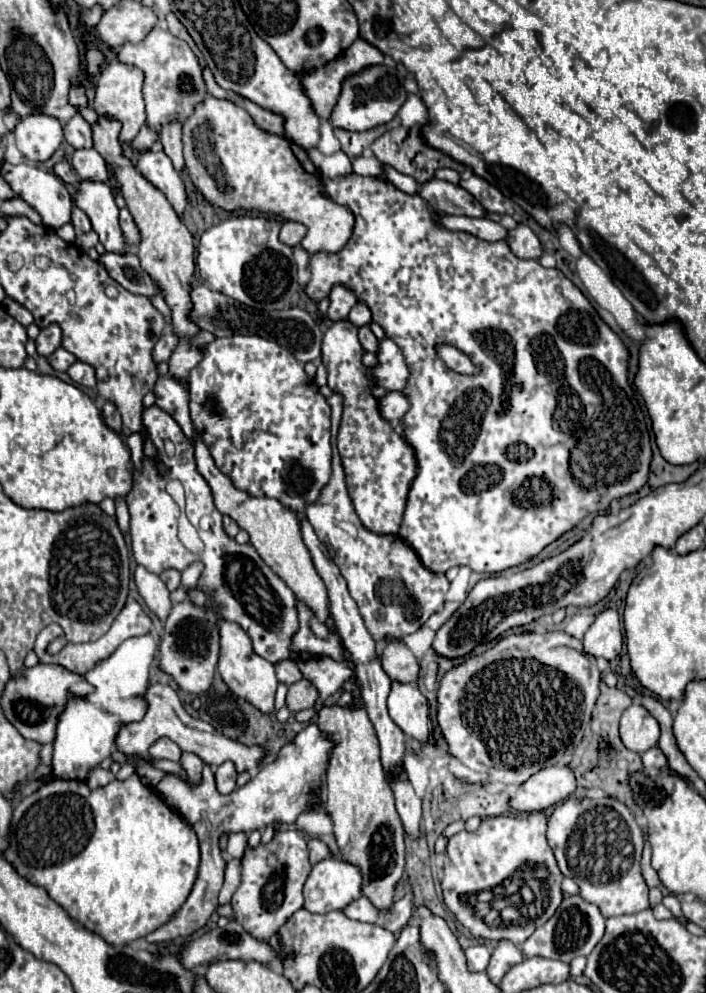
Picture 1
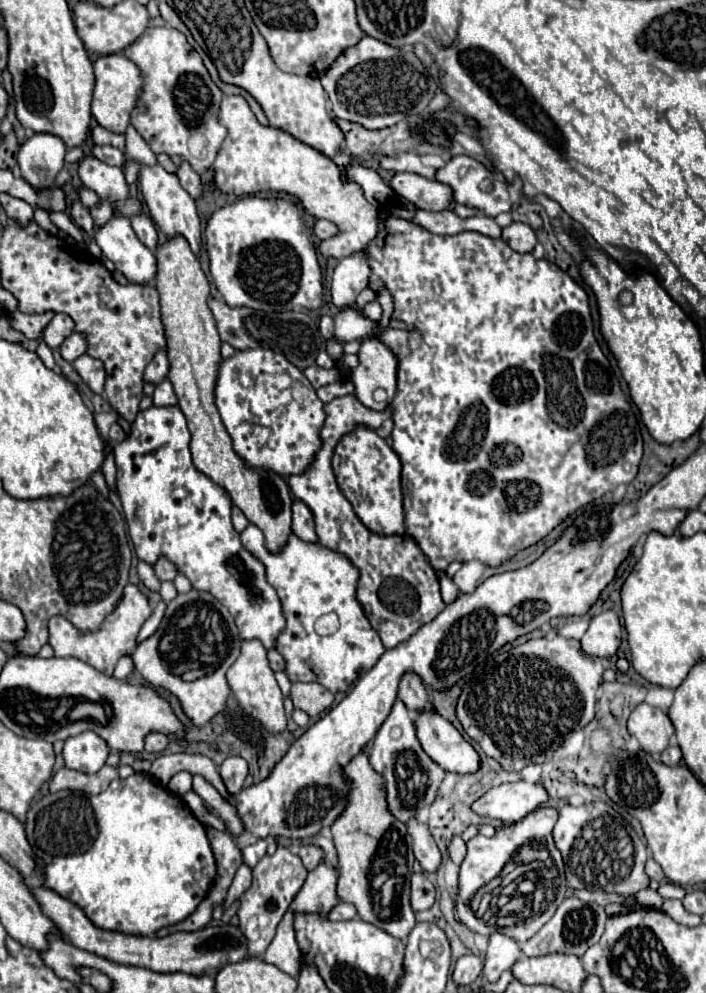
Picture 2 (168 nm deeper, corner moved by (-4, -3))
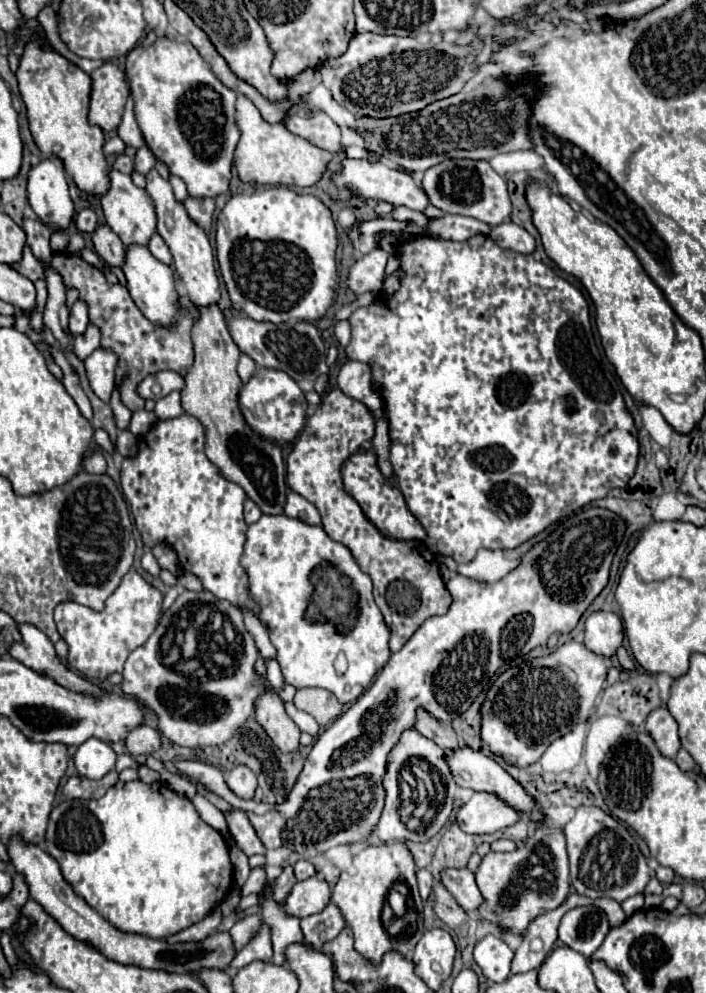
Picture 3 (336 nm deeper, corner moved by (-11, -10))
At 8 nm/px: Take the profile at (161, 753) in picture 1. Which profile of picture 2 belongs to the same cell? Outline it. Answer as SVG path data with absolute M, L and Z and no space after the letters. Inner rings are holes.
M151 733L145 737L145 751L147 753L163 753L169 745L169 739L161 733Z

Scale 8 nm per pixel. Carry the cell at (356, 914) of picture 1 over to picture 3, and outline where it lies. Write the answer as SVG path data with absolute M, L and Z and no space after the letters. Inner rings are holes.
M330 902L318 914L300 918L300 928L302 928L304 940L310 942L314 948L322 948L326 942L334 940L344 926L346 926L346 922L334 902Z

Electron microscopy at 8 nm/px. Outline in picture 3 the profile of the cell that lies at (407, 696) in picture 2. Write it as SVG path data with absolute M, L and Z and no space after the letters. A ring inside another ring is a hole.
M418 710L418 722L416 722L416 730L436 742L440 748L444 750L456 750L458 748L458 740L456 740L456 732L452 730L450 724L442 724L438 720L434 720L428 712L424 710Z

